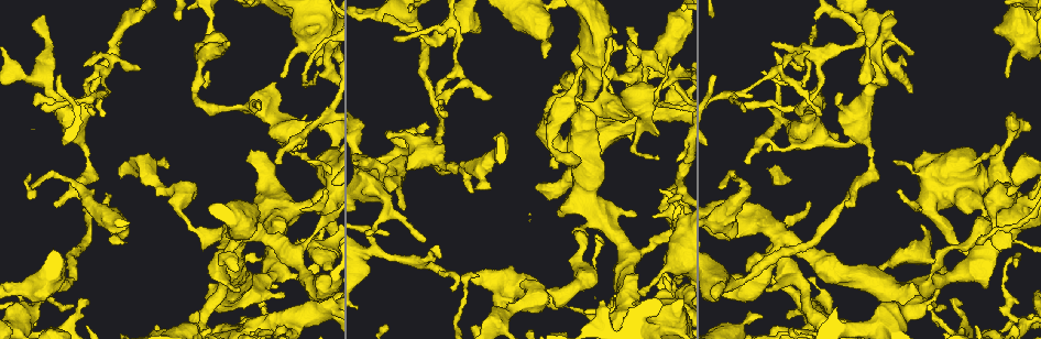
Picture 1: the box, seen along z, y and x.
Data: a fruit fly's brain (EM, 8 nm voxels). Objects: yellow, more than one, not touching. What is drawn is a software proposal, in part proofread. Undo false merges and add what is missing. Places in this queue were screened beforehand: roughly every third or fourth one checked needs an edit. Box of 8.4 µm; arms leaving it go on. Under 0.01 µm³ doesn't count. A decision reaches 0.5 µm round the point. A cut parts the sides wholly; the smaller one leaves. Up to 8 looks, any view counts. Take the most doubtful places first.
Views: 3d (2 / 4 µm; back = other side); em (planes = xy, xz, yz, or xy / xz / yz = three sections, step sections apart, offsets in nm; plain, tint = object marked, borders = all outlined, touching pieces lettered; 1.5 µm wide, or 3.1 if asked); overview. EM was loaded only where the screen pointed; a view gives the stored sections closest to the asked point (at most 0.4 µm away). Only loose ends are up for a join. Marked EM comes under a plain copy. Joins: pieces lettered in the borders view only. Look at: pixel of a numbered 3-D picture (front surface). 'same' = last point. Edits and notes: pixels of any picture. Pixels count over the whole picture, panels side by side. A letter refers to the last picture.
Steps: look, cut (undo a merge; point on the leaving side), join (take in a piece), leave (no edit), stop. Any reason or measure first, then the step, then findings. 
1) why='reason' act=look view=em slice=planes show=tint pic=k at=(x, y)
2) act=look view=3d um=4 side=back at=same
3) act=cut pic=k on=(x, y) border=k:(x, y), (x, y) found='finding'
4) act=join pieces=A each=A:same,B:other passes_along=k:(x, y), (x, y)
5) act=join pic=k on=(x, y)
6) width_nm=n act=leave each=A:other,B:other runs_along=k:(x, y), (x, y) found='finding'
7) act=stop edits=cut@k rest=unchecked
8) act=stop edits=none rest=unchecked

act=look view=em slice=yz step=4 show=tint pic=1 at=(581, 68)

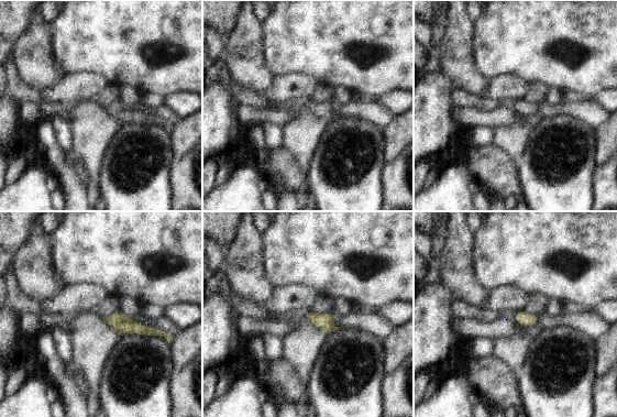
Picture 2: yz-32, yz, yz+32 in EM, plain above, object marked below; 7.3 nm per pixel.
act=look view=em slice=planes show=borders at=same

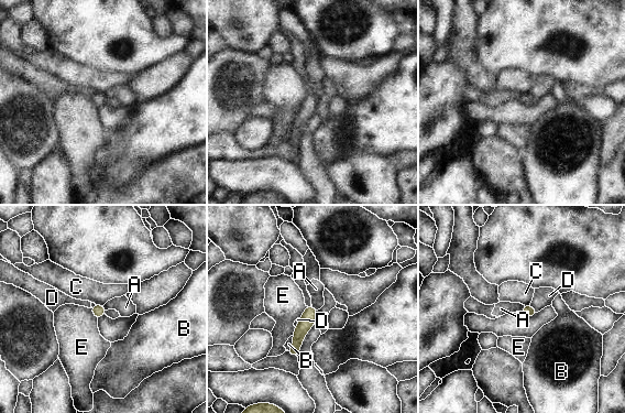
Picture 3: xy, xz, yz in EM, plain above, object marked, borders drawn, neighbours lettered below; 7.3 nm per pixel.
act=leave each=A:other,B:other,C:other,D:other,E:other border=3:(524, 305), (519, 312) found='no lettered piece goes on from it'

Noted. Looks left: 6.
why='abrupt turn' act=look view=3d um=4 pic=1 at=(851, 47)

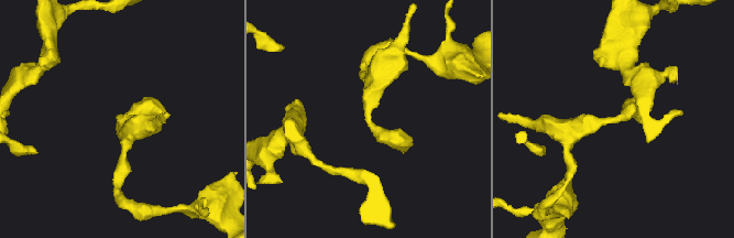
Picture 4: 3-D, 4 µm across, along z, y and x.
arm_widths_nm=240,240 why='shape alone is not enough' act=look view=em slice=planes show=borders pic=4 at=(122, 120)

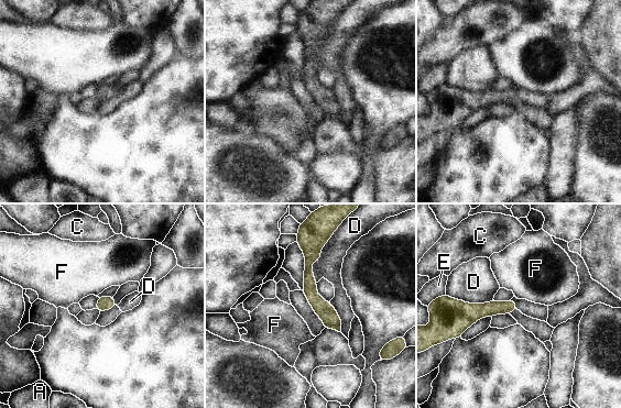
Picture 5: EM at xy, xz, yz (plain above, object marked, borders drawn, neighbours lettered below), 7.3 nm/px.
act=leave each=A:other,C:other,D:other,E:other,F:other runs_along=5:(352, 204), (312, 241), (309, 289), (325, 319) found='continuous, no second neuron'

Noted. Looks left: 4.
act=look view=em slice=planes show=tint pic=1 at=(580, 104)

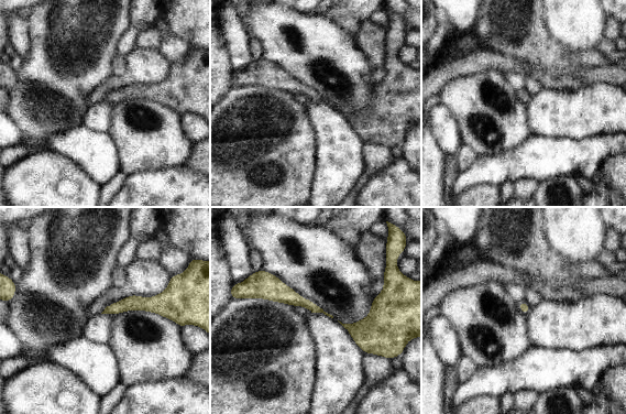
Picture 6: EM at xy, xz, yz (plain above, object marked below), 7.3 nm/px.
why='see the neighbours' act=look view=em slice=planes show=borders at=same

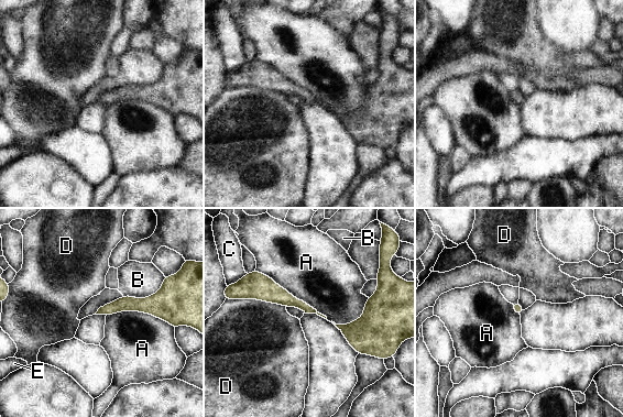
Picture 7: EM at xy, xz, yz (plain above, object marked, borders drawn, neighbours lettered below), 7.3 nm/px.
act=leave each=A:other,B:other,C:other,D:other,E:other border=7:(255, 269), (268, 274), (327, 318) found='one neuron here'

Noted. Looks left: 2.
act=stop edits=none rest=unchecked

